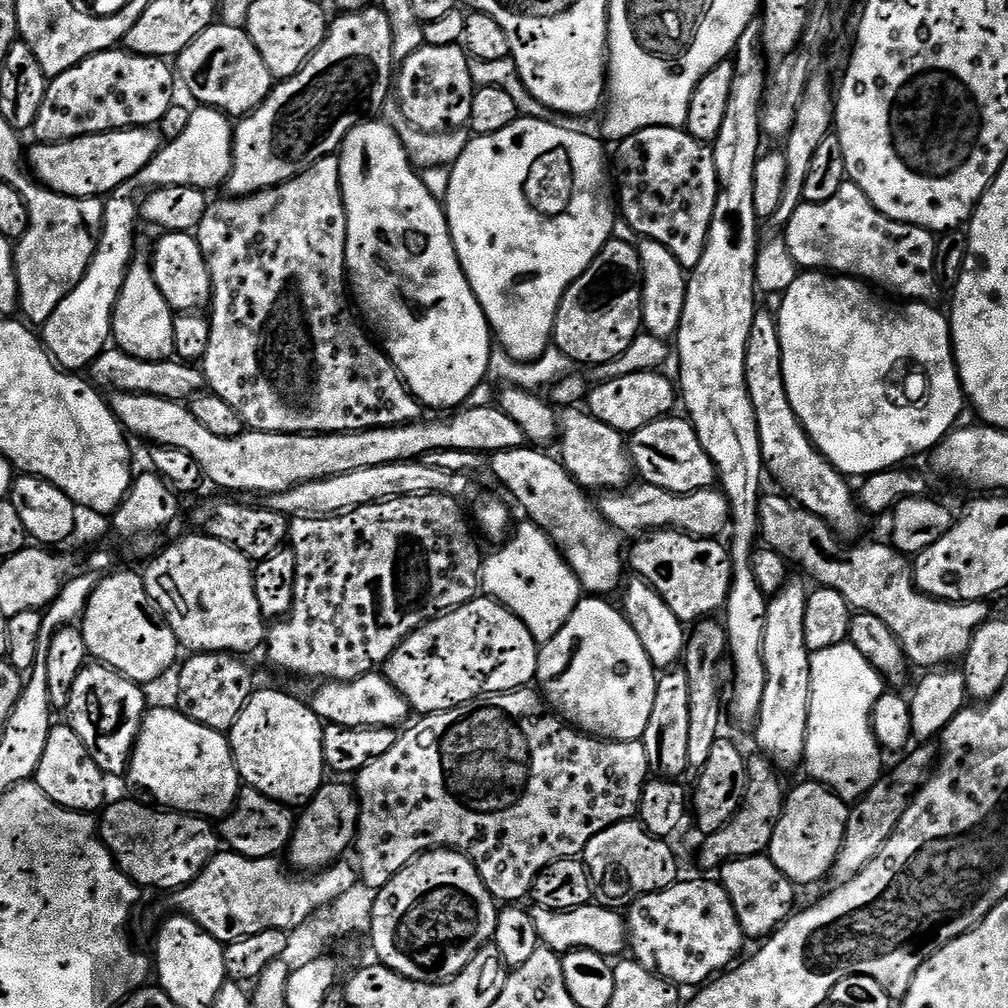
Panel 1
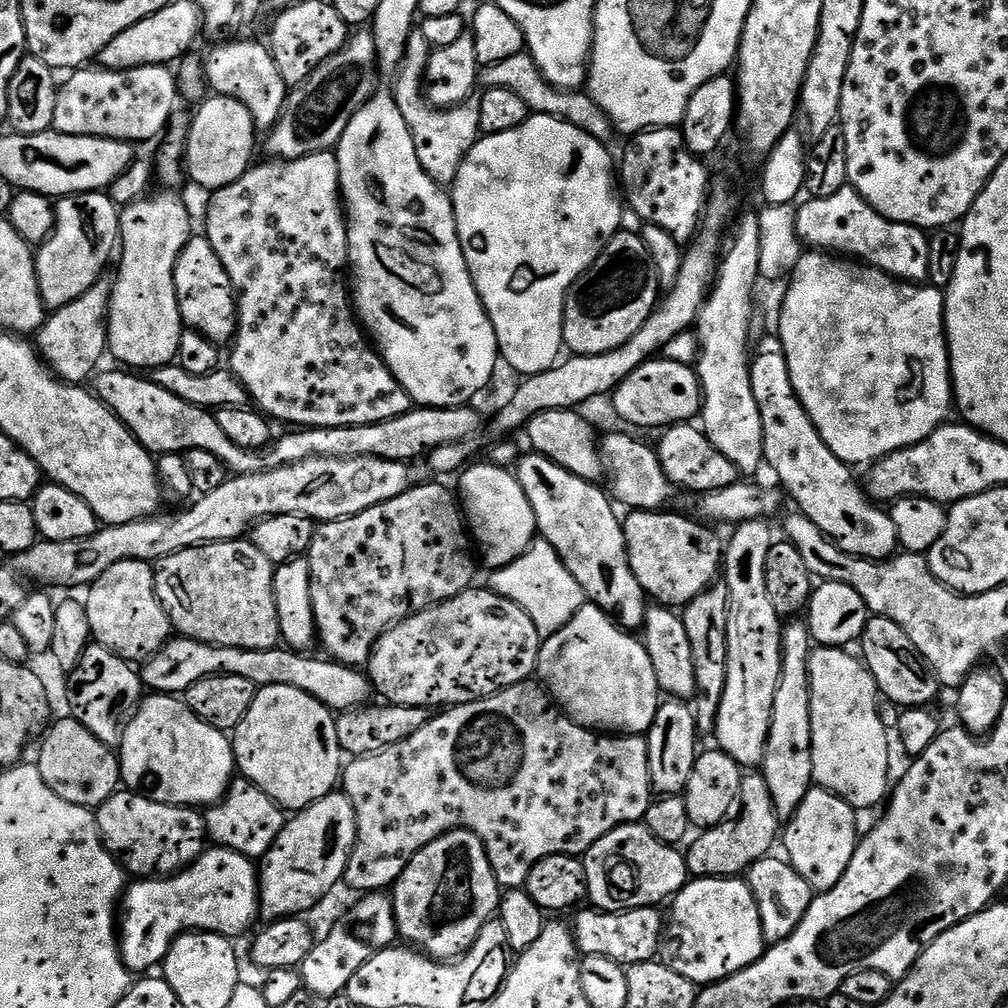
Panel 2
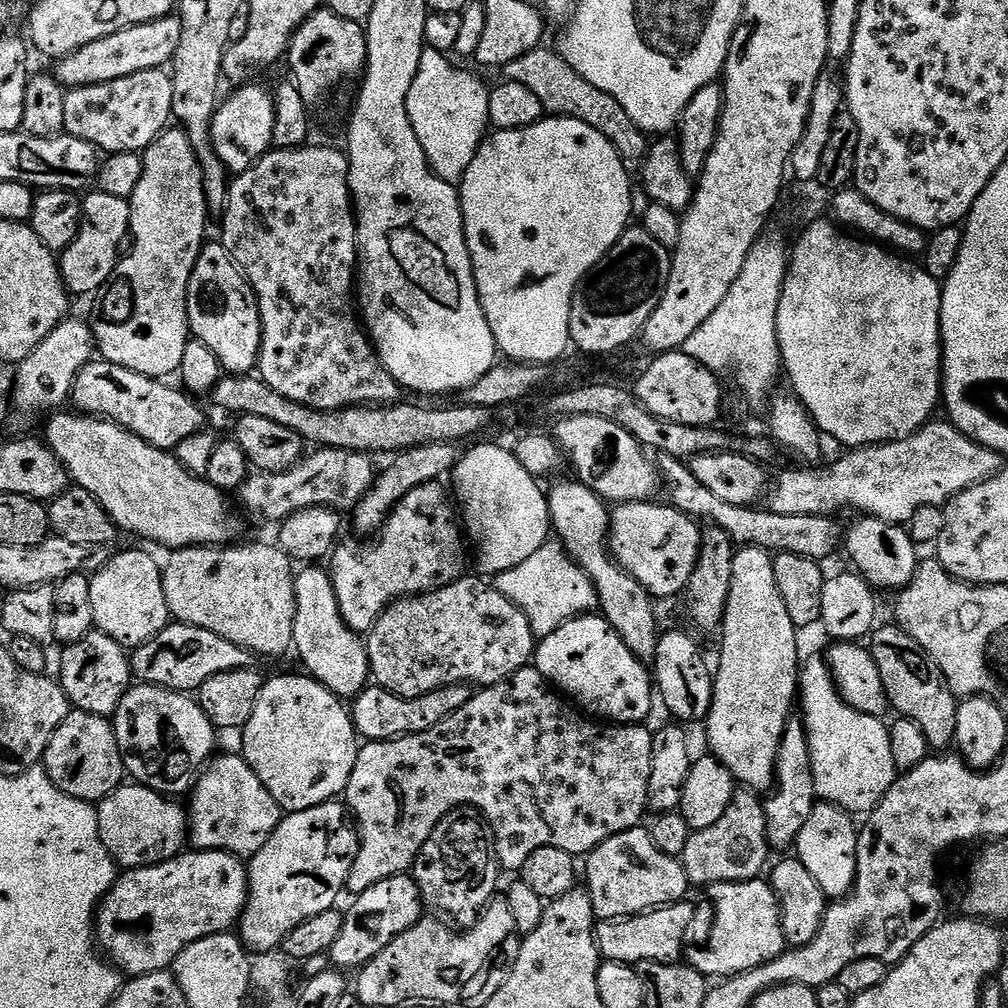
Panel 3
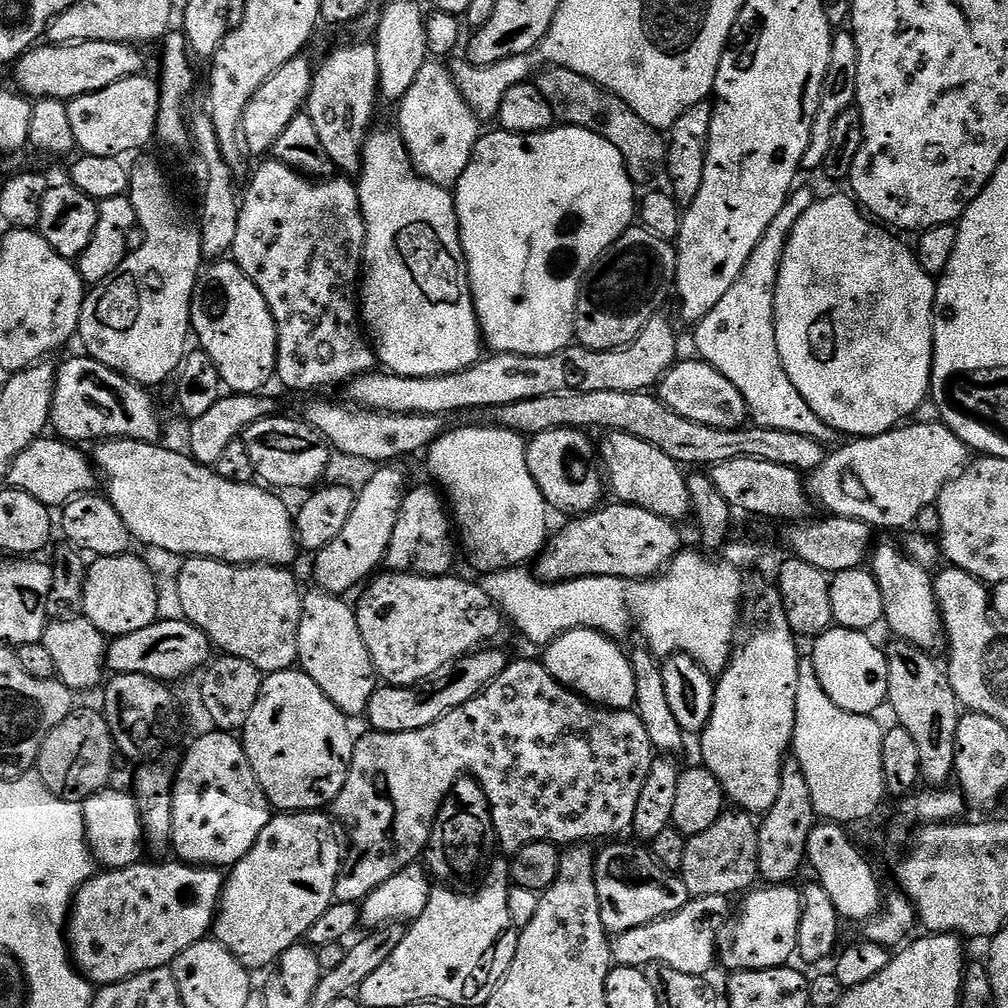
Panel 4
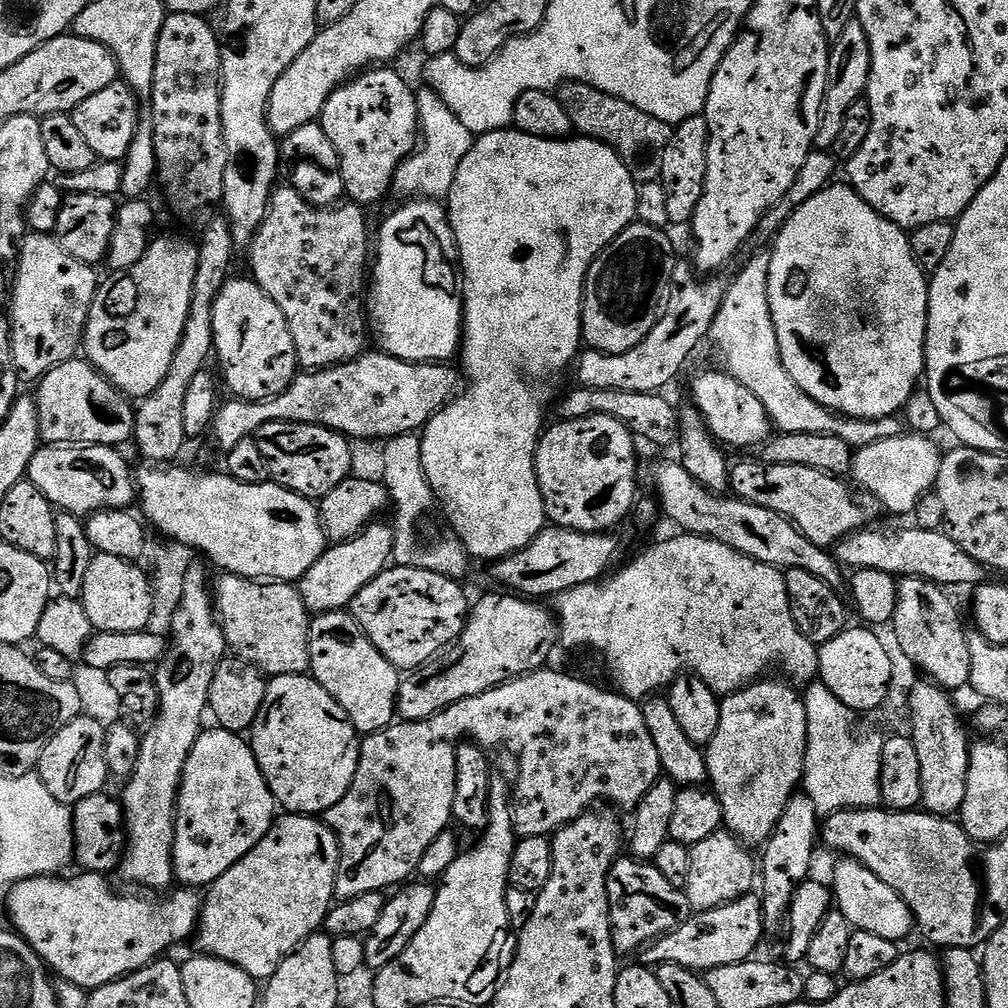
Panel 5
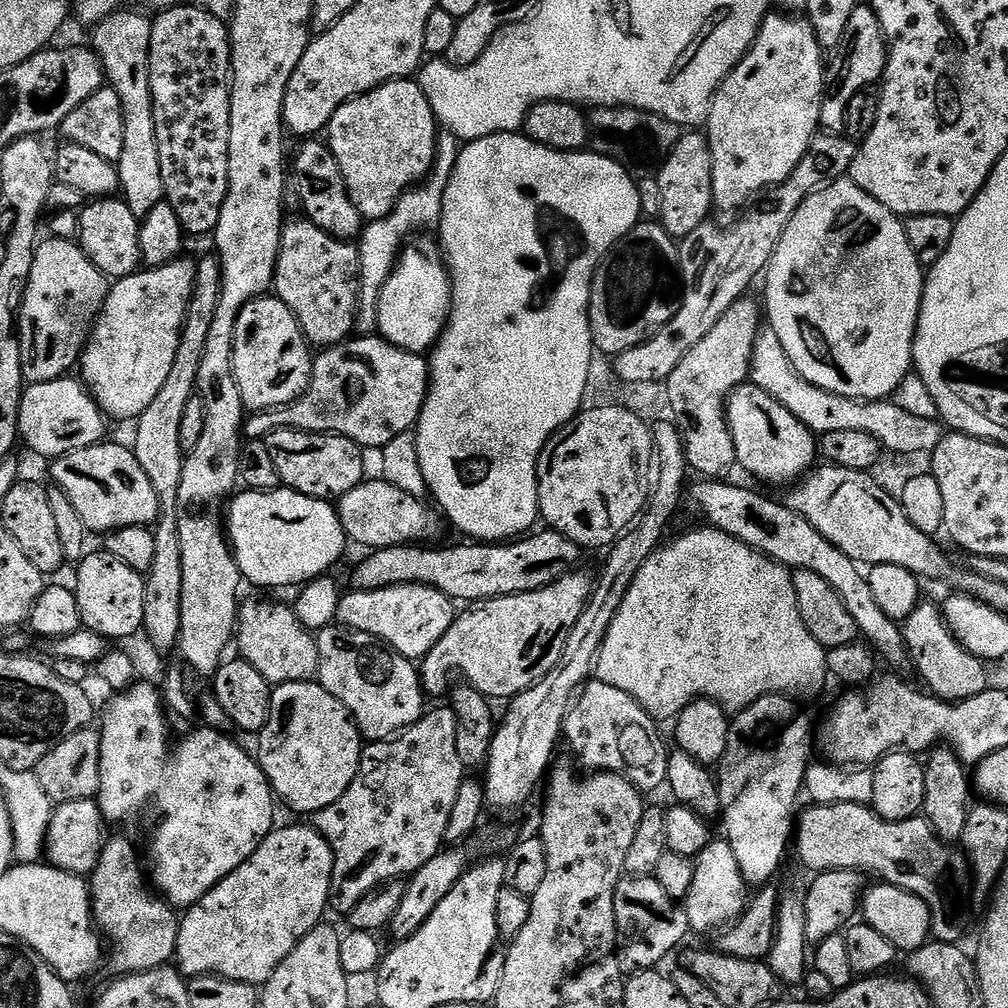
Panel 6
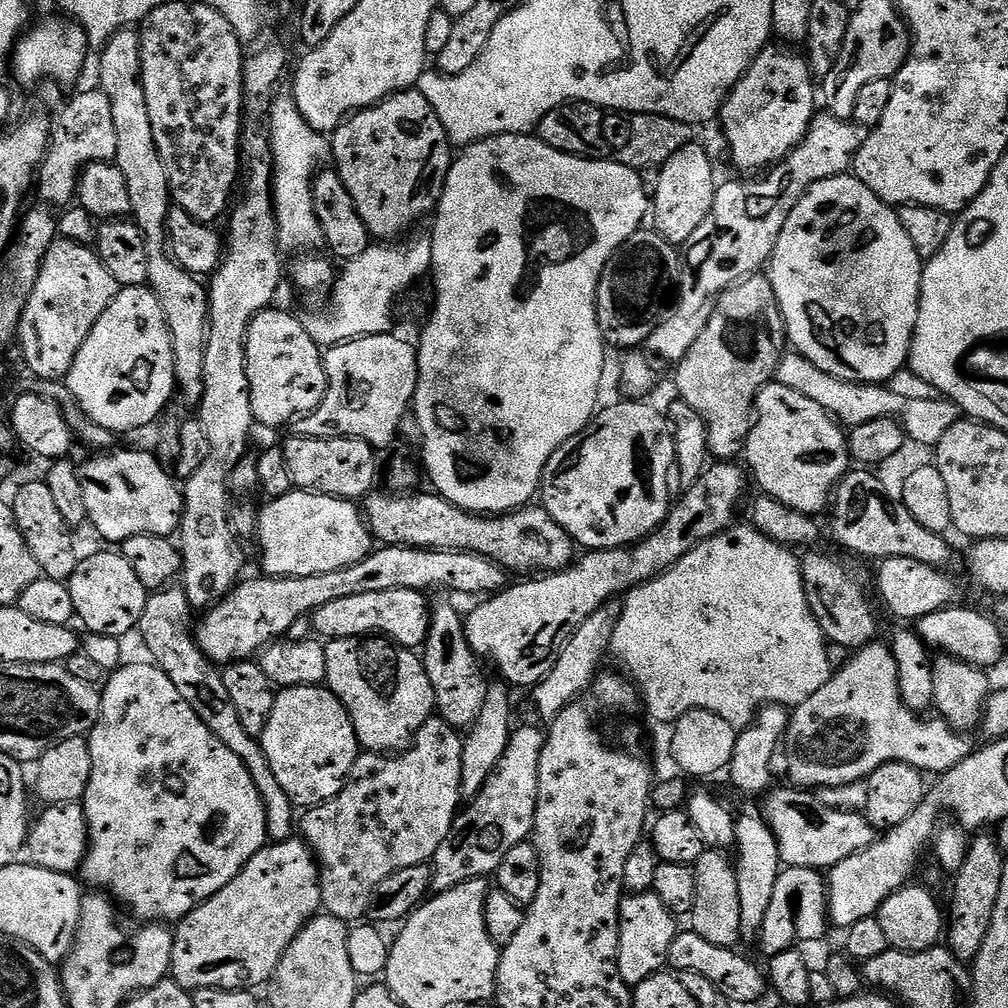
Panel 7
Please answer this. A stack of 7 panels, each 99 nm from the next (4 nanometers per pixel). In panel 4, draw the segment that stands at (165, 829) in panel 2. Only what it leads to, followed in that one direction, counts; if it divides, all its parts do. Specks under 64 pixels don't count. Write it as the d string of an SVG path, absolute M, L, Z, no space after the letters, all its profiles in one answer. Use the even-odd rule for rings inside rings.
M109 786L83 801L82 807L88 850L101 869L129 868L145 859L144 827L135 795L131 791L119 792L115 786Z

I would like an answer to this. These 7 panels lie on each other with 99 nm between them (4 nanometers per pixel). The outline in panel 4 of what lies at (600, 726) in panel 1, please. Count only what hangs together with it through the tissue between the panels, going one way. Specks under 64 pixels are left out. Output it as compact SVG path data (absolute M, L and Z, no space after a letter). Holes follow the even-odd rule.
M575 628L560 633L553 644L543 649L545 670L563 688L571 688L589 704L613 710L628 710L635 705L635 678L629 653L620 649L615 639L592 628Z

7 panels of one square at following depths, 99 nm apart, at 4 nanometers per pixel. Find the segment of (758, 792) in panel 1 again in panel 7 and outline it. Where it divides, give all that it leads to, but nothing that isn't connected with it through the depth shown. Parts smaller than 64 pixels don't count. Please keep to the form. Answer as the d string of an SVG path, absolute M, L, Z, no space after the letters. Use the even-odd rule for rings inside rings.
M706 850L691 865L694 874L694 906L690 913L691 931L697 932L714 946L735 949L742 940L742 902L738 902L738 878L735 865L725 851Z

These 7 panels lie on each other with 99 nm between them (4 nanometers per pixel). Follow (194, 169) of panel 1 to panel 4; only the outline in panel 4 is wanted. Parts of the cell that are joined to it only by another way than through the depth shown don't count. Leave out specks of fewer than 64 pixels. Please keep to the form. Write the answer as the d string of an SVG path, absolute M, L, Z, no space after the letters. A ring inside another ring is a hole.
M298 55L286 62L286 66L282 66L282 70L266 78L266 82L262 82L260 89L250 98L244 115L244 142L251 155L253 152L254 155L263 157L271 153L282 130L286 130L286 126L290 126L290 122L294 122L294 118L301 115L302 109L307 105L314 68L304 59L303 55Z

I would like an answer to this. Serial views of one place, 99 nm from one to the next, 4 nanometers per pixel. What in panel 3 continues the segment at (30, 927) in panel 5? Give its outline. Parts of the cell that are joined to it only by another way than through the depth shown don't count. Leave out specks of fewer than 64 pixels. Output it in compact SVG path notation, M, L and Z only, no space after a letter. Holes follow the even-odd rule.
M185 850L180 855L174 857L173 860L167 860L161 864L155 864L149 868L134 868L125 871L123 875L113 884L111 890L104 895L104 899L100 901L100 907L96 910L94 917L94 935L98 941L99 947L102 949L103 955L121 973L127 974L129 977L145 976L151 972L163 972L171 969L175 965L178 954L182 954L182 950L186 950L186 946L190 946L194 942L198 942L207 936L213 936L219 932L227 932L237 927L240 915L244 913L244 907L248 901L248 870L245 861L239 856L231 856L228 852L206 852L203 850Z

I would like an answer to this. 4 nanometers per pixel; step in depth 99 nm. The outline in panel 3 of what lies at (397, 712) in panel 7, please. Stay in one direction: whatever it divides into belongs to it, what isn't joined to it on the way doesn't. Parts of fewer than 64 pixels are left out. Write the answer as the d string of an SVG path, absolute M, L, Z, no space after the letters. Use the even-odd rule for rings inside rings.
M304 566L295 573L296 613L294 614L294 652L304 663L303 671L325 684L334 695L355 698L370 684L368 650L365 641L346 626L340 617L331 575L320 566Z

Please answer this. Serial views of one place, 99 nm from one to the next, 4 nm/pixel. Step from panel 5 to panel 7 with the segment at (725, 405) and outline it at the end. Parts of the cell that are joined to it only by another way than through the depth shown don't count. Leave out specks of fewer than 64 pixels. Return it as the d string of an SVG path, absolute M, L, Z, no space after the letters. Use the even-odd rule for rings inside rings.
M775 382L769 383L756 395L754 401L754 423L748 429L748 443L744 445L743 455L748 456L747 467L750 476L760 483L759 491L773 500L782 502L787 508L798 510L804 516L815 517L829 507L837 484L850 471L850 457L847 441L841 425L821 411L817 404L810 403L806 397L794 390L784 388Z

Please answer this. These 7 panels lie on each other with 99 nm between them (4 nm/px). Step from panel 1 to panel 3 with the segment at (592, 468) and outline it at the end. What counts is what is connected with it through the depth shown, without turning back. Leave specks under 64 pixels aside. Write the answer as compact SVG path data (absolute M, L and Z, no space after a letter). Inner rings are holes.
M660 456L658 471L662 477L662 488L668 496L667 503L684 512L697 522L707 522L713 528L721 528L730 534L732 543L745 548L764 548L767 552L779 554L798 554L802 558L810 558L821 562L827 556L838 552L842 540L842 528L835 524L835 519L827 515L811 516L810 514L774 514L762 506L734 506L730 502L722 502L722 498L714 498L698 478L694 478L691 467L687 463L675 460L673 456Z

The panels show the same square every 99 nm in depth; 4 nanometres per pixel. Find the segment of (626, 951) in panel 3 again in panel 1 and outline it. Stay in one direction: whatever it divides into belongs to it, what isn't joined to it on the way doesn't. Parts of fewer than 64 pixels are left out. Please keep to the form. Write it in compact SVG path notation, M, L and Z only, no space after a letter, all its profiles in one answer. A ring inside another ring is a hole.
M593 902L577 908L541 908L531 909L534 918L534 926L540 935L543 947L561 954L576 951L577 948L597 952L609 958L621 955L620 951L627 949L630 944L630 933L625 917L620 916L615 907L605 906L599 902Z

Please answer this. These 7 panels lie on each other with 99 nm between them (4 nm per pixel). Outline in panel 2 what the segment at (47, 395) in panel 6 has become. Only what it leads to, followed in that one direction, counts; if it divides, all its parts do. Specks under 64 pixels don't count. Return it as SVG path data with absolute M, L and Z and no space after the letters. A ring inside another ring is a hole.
M120 370L124 372L101 371L95 377L96 388L94 394L111 410L131 432L133 438L144 448L153 454L165 452L179 452L187 454L194 450L210 450L214 458L218 458L229 473L263 472L265 468L286 468L294 462L302 462L311 456L333 456L334 458L358 458L359 456L377 456L383 460L402 460L416 462L416 459L434 451L436 447L446 446L448 443L458 443L469 437L475 437L480 428L480 416L472 409L472 406L462 408L425 408L413 407L412 411L402 414L398 418L390 418L386 422L377 424L363 424L362 426L346 426L345 428L309 428L307 430L292 430L289 436L284 436L280 441L277 439L271 446L260 450L239 448L226 434L222 434L222 426L218 426L215 415L209 409L199 408L190 402L182 402L170 390L162 390L150 378L142 377L132 370Z

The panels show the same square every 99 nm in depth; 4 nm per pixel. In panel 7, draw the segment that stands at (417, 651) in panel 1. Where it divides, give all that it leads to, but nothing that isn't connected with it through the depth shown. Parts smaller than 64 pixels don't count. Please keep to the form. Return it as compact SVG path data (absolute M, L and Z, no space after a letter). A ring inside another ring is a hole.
M382 590L374 594L353 594L351 598L338 598L334 602L326 602L317 612L311 613L310 619L317 637L325 641L354 638L355 636L371 636L379 634L400 645L401 648L419 649L428 636L428 627L432 624L430 600L424 592L414 590Z

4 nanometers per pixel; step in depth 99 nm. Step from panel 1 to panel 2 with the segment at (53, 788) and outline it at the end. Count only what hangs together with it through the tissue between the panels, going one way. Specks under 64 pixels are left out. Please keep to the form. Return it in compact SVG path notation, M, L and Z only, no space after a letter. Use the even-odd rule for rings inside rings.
M75 718L60 720L48 733L43 733L40 757L34 760L42 774L42 782L68 804L97 809L121 787L120 757L109 745L103 744Z

